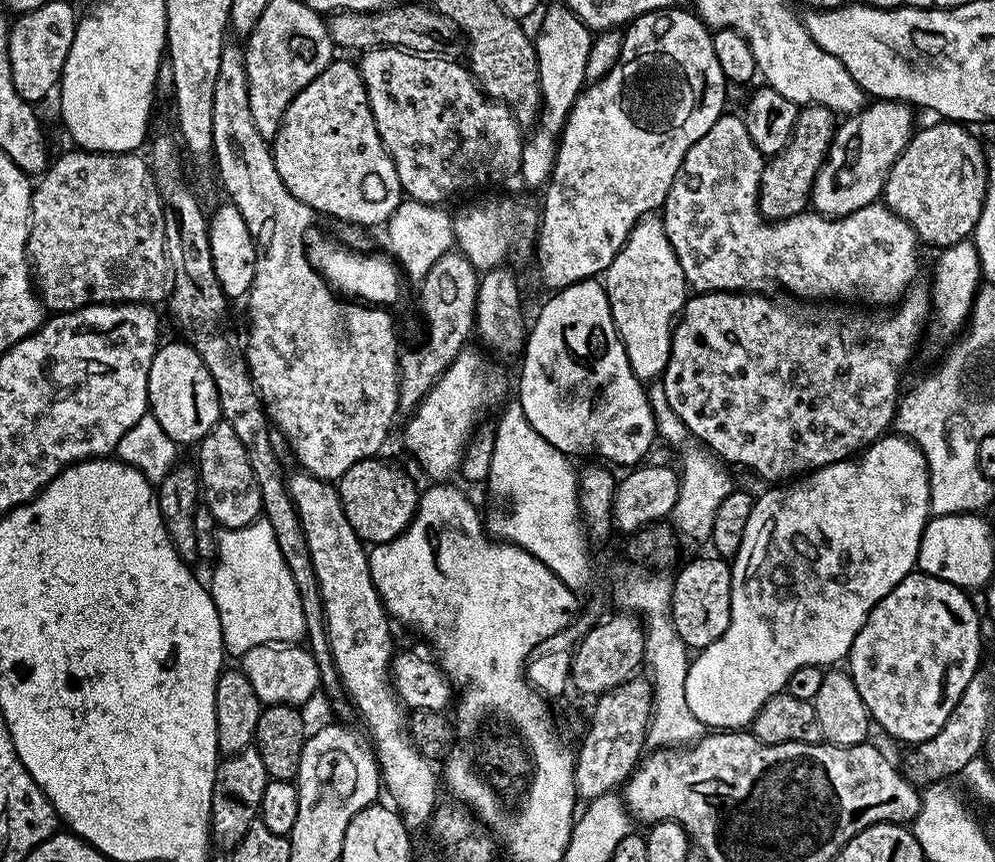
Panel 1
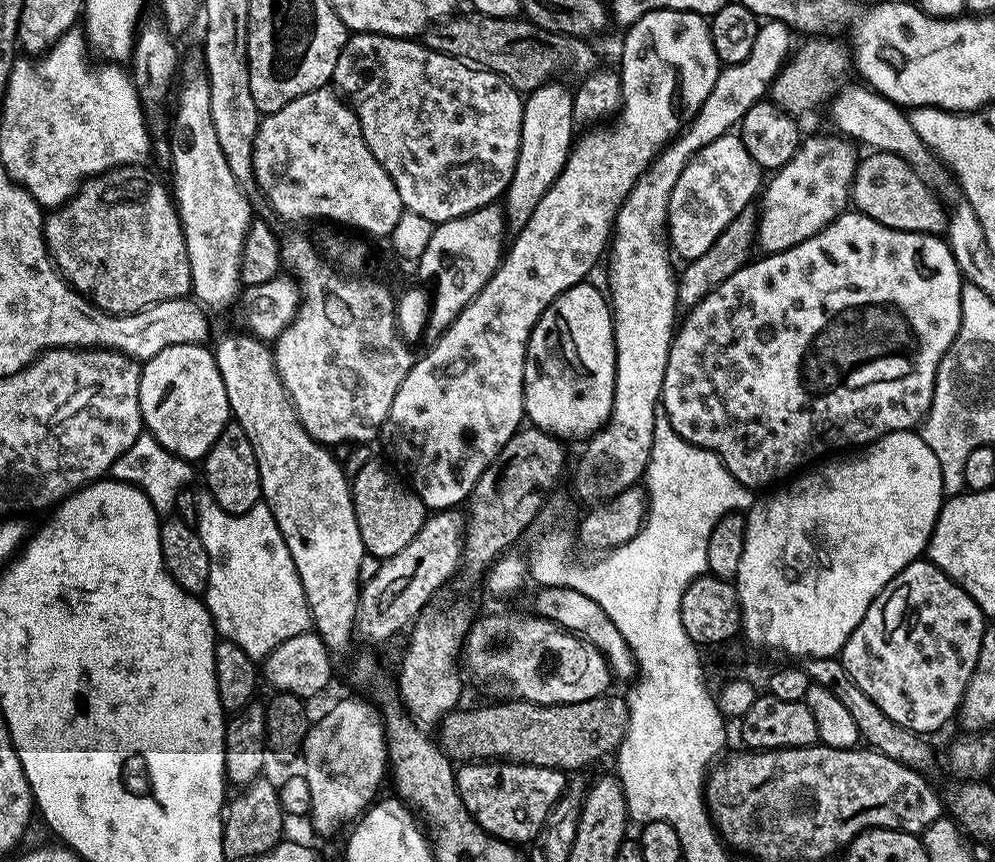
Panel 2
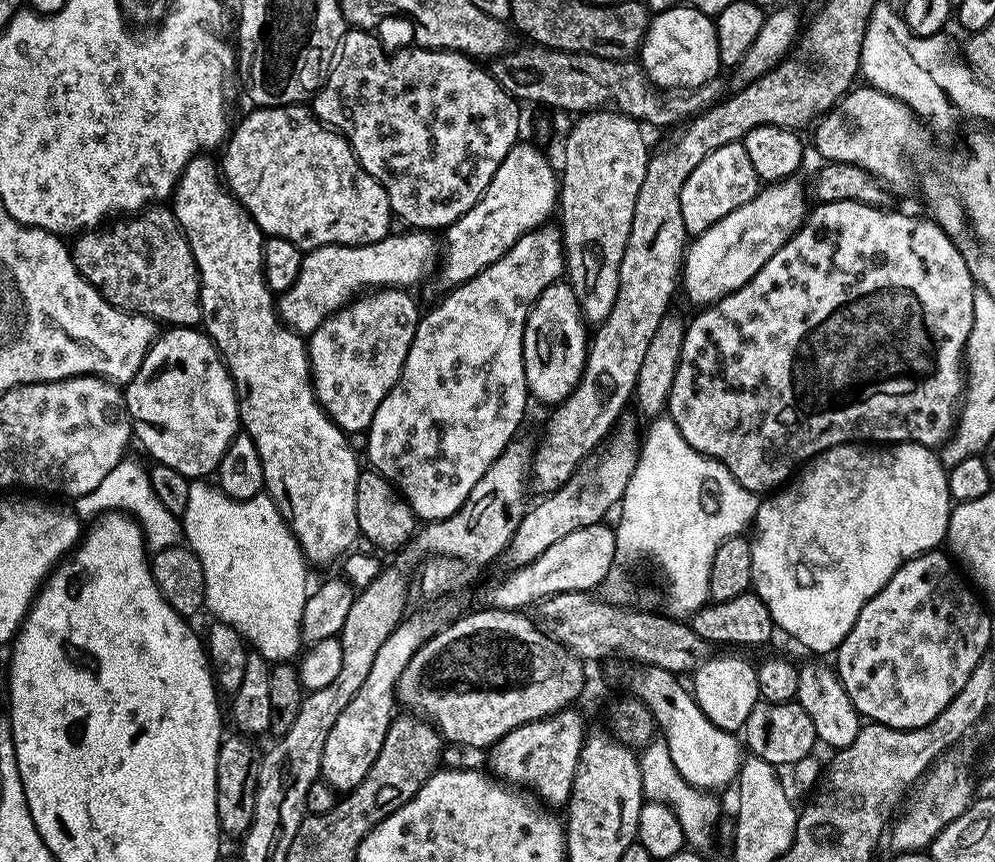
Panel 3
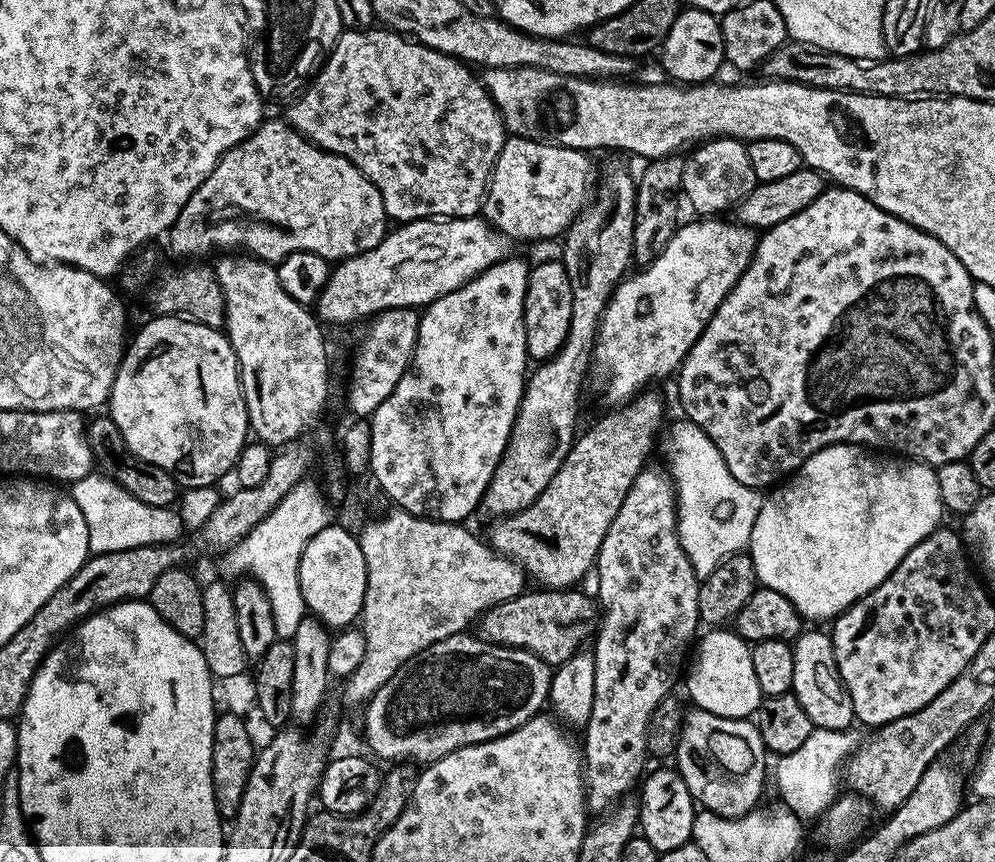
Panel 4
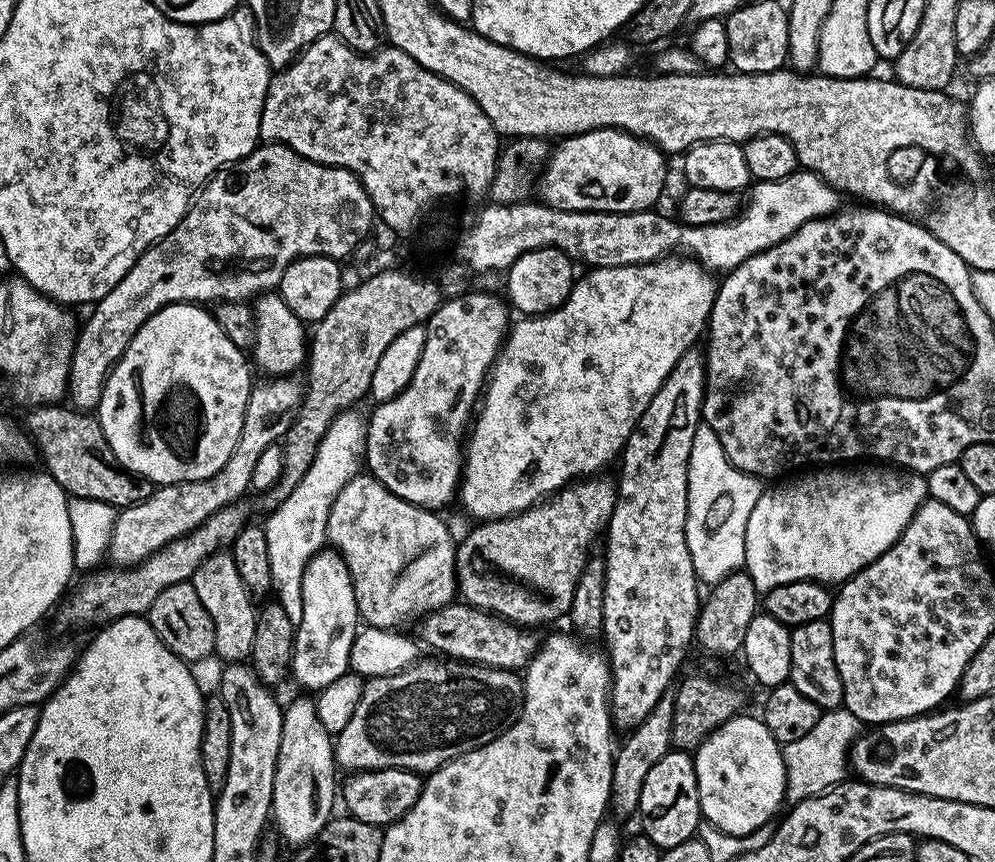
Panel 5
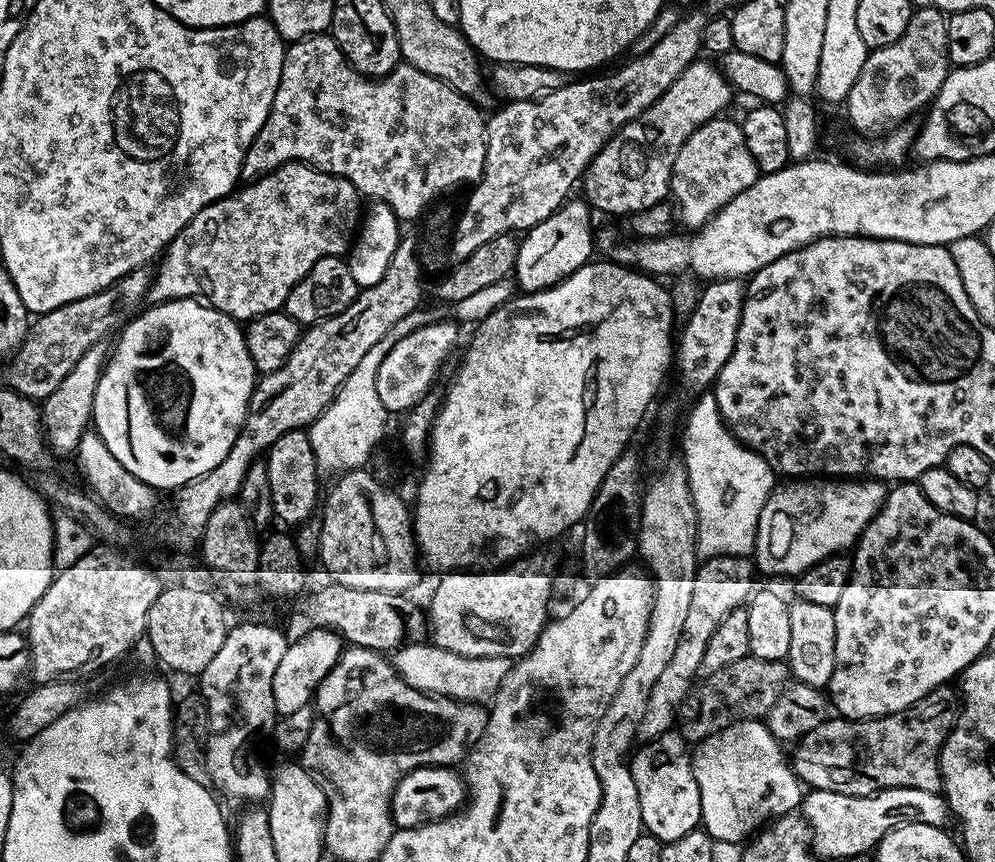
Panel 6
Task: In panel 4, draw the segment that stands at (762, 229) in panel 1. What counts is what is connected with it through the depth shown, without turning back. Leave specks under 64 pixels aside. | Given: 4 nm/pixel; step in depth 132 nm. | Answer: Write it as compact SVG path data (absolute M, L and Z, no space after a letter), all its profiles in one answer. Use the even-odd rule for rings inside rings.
M731 138L705 140L695 149L692 157L684 160L684 177L680 183L682 196L688 199L695 215L700 218L716 218L727 210L735 209L750 190L757 186L754 166L750 166L750 154L745 141Z

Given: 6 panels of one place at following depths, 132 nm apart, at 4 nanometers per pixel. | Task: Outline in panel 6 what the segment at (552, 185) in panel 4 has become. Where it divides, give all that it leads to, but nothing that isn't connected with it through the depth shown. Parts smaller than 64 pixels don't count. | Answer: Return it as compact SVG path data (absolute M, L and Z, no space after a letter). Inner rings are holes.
M698 58L693 64L686 66L686 70L682 70L674 86L670 86L670 90L666 90L666 94L662 94L658 102L651 104L640 119L631 120L626 126L619 128L616 135L601 146L600 152L588 164L582 177L583 199L587 200L597 213L600 211L631 214L661 203L669 195L672 167L674 158L678 158L678 150L682 150L682 146L694 130L702 127L707 120L717 119L723 113L720 111L731 102L732 96L734 97L734 89L728 83L728 79L720 73L719 67L715 63L707 62L712 63L707 59Z

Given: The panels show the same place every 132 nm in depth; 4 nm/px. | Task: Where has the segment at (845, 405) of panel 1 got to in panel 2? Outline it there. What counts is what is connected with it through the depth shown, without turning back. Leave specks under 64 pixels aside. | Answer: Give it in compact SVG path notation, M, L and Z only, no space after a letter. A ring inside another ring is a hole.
M845 210L834 222L830 222L806 242L787 248L784 252L764 254L759 258L761 260L753 259L730 274L730 278L726 278L722 286L706 294L706 298L702 298L702 302L695 304L685 315L688 316L685 320L683 317L676 335L672 337L672 349L666 362L666 378L662 382L660 399L662 411L670 418L670 426L674 426L676 433L699 448L716 453L739 484L749 490L757 490L756 488L767 489L777 482L787 481L793 473L805 467L803 464L807 460L812 460L831 448L856 450L891 432L906 432L923 425L934 398L938 366L946 350L950 350L962 318L964 284L960 267L947 239L930 232L894 230L890 226L882 226L882 222L874 222L874 218L864 216L861 212Z

